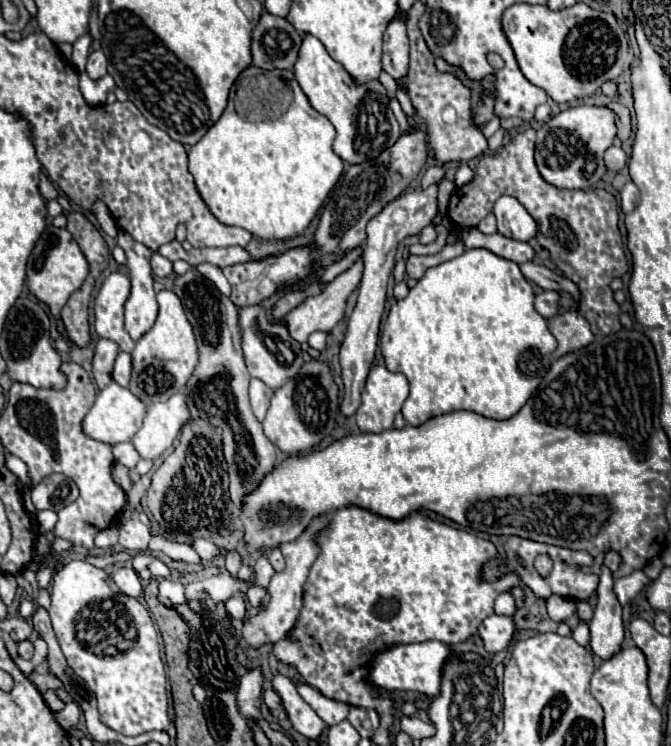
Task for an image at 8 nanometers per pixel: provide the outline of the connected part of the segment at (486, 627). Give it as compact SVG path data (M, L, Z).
M489 615L481 625L479 625L479 635L485 643L485 651L489 653L499 653L503 651L515 633L515 623L511 615Z

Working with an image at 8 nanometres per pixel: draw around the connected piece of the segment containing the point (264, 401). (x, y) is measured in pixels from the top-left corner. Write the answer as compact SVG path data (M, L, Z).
M251 379L251 385L249 385L249 397L251 397L251 409L255 413L255 417L259 421L265 419L265 413L267 413L267 407L269 407L269 401L271 401L271 395L273 391L263 385L263 381L259 379Z

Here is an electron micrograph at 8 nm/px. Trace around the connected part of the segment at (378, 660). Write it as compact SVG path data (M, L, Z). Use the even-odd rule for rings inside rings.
M441 641L395 645L375 655L371 663L369 679L377 687L383 687L389 691L415 691L415 693L423 693L429 697L437 697L439 685L441 685L439 669L443 669L443 661L447 661L447 653L451 653L451 647Z

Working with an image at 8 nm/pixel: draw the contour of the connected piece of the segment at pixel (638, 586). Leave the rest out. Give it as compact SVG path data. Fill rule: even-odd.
M637 569L635 573L631 573L631 575L627 575L627 577L615 579L613 589L615 589L615 595L617 595L619 603L625 605L627 601L631 601L637 593L641 593L641 591L645 589L645 585L647 585L649 581L651 581L651 579L643 573L643 569Z

